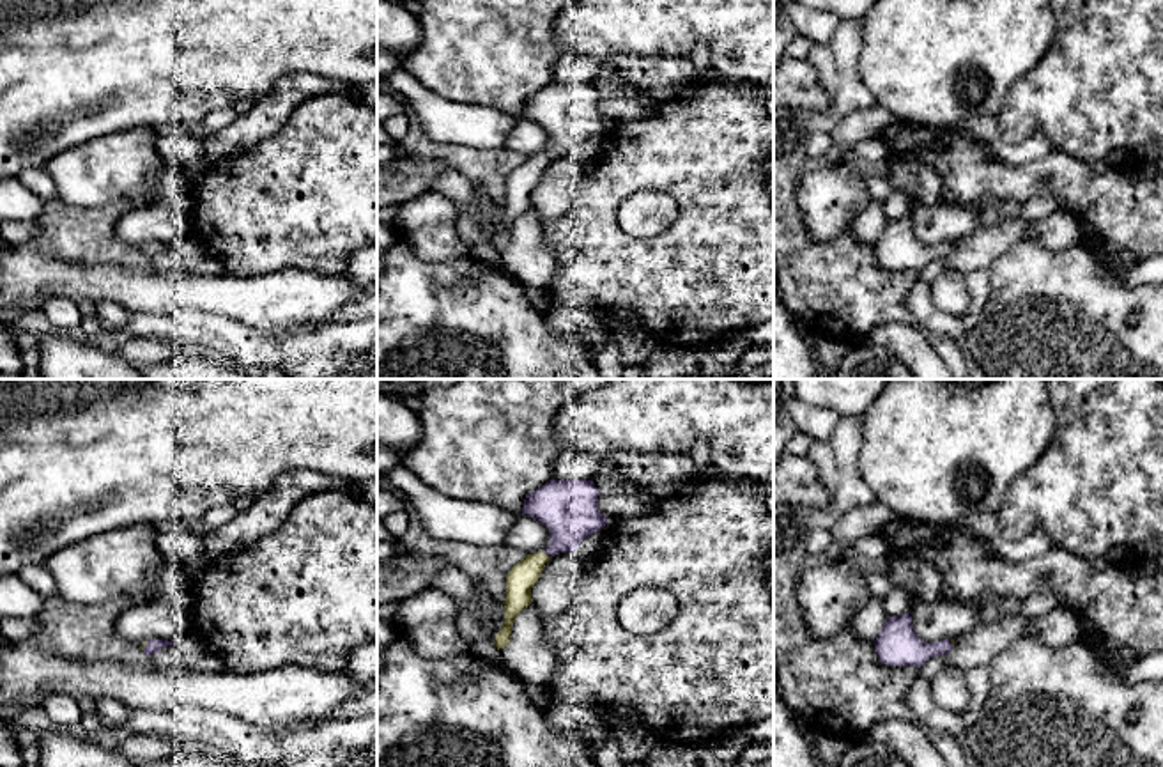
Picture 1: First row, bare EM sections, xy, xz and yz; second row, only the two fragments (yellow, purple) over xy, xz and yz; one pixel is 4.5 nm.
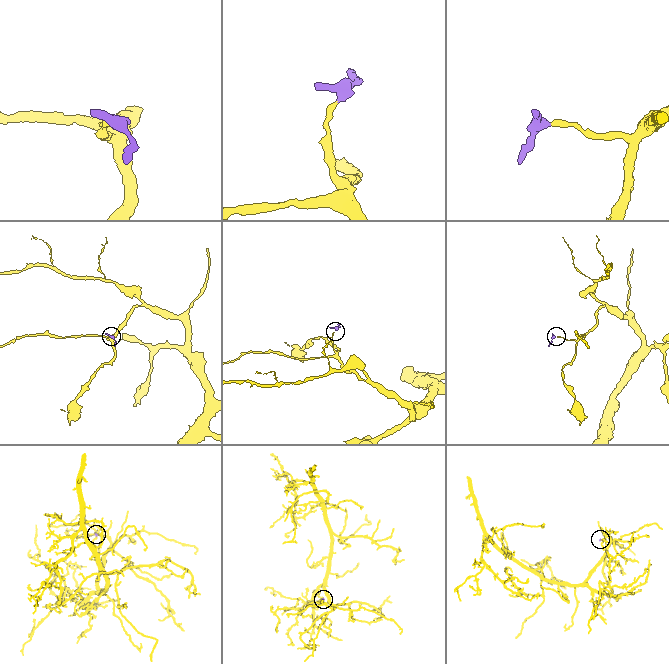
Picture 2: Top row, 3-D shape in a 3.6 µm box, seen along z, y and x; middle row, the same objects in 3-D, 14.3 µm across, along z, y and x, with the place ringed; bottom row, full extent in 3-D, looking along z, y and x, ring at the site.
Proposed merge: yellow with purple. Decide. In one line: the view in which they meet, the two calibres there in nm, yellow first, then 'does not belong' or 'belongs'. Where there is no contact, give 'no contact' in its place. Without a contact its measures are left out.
meets yellow in xz; 130 nm thick on the yellow side, 260 nm on the other; belongs

